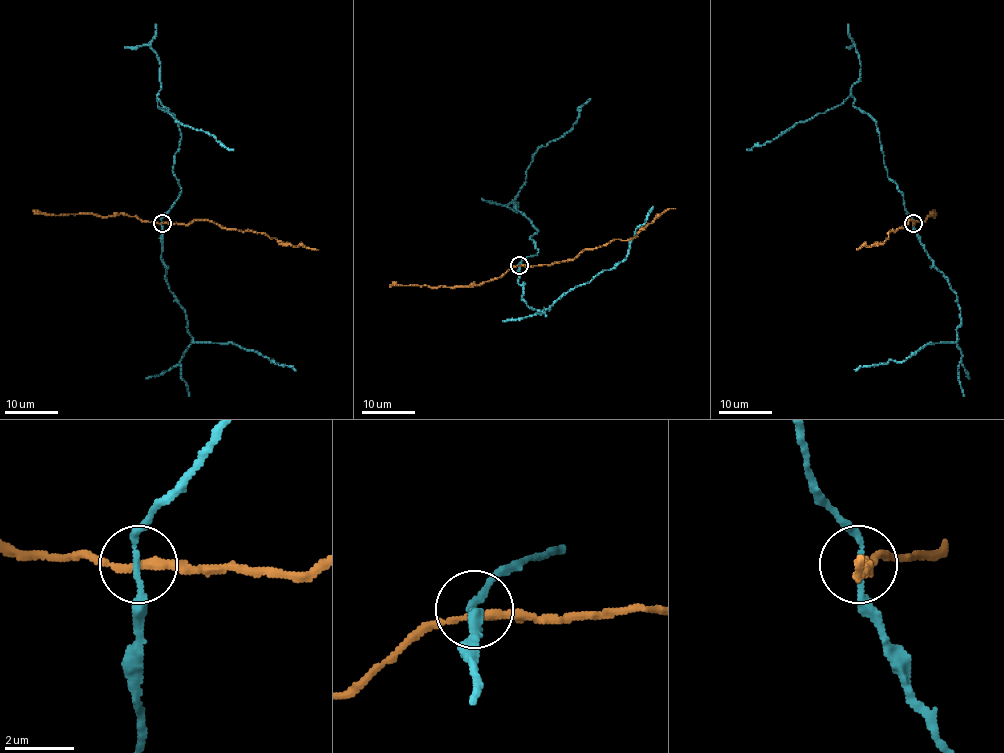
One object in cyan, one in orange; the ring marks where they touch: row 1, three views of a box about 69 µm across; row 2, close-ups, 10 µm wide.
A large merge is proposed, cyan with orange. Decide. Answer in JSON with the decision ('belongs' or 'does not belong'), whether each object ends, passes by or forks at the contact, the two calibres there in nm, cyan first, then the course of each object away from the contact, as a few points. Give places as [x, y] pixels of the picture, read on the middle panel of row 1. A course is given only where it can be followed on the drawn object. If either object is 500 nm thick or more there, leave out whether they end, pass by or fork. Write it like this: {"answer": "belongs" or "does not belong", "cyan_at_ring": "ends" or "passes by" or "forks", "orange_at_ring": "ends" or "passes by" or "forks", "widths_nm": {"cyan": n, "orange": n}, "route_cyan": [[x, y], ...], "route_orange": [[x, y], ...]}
{"answer": "does not belong", "cyan_at_ring": "passes by", "orange_at_ring": "passes by", "widths_nm": {"cyan": 150, "orange": 220}, "route_cyan": [[518, 264], [538, 251], [529, 238], [538, 231], [514, 206], [526, 169], [540, 147], [573, 126], [590, 98]], "route_orange": [[518, 266], [572, 260], [585, 250], [606, 246], [615, 239], [631, 239], [659, 215], [675, 209]]}

